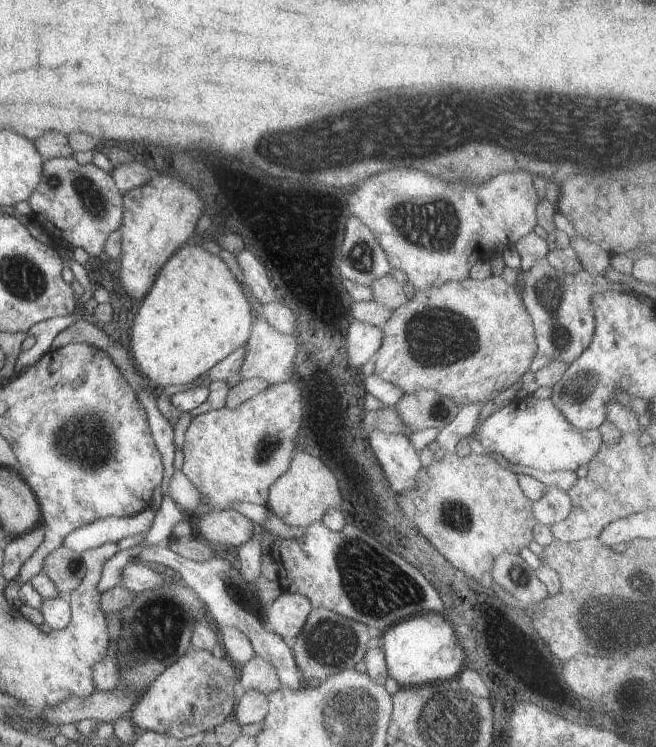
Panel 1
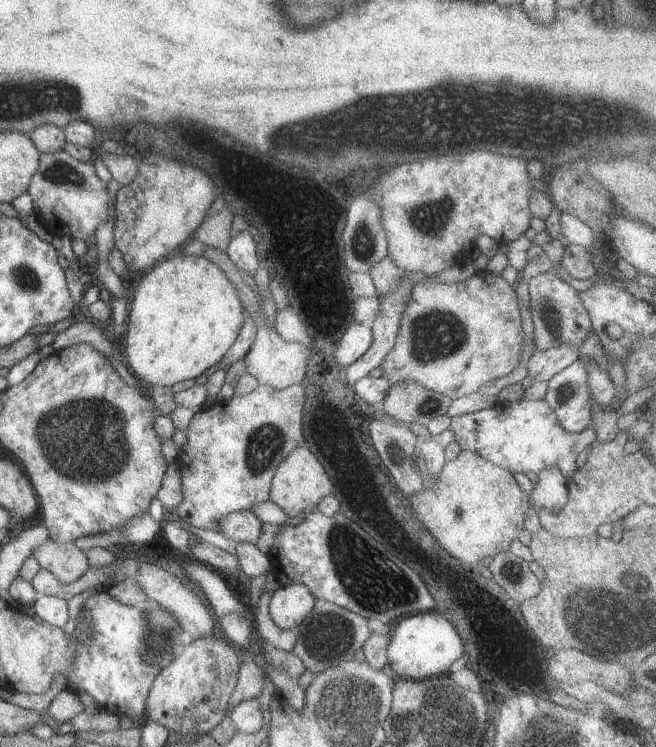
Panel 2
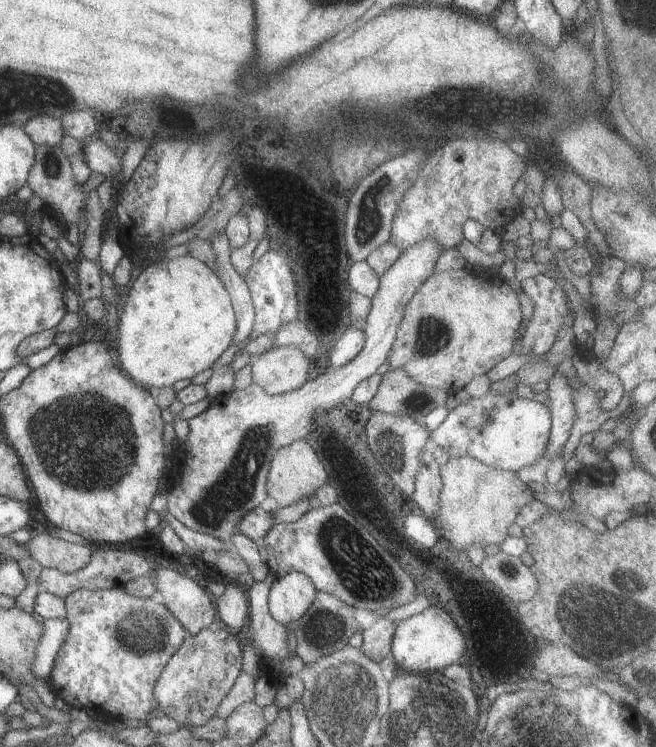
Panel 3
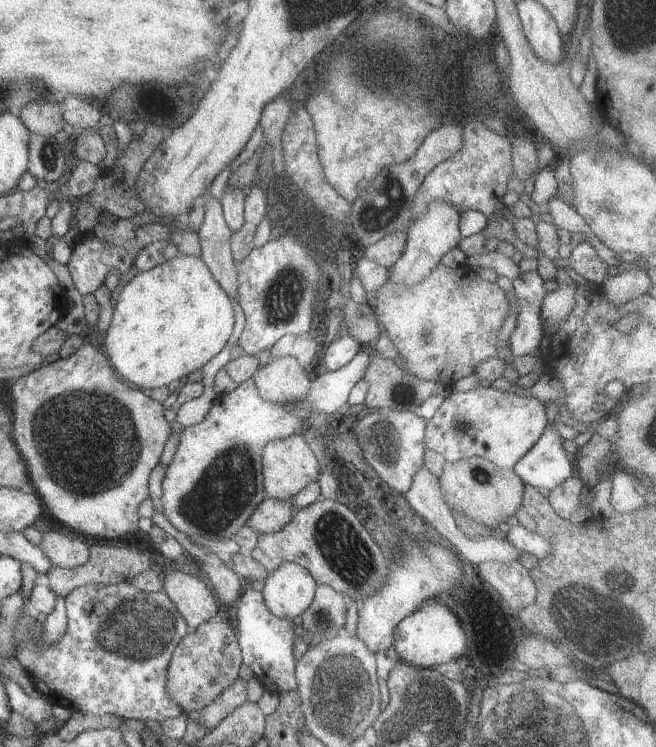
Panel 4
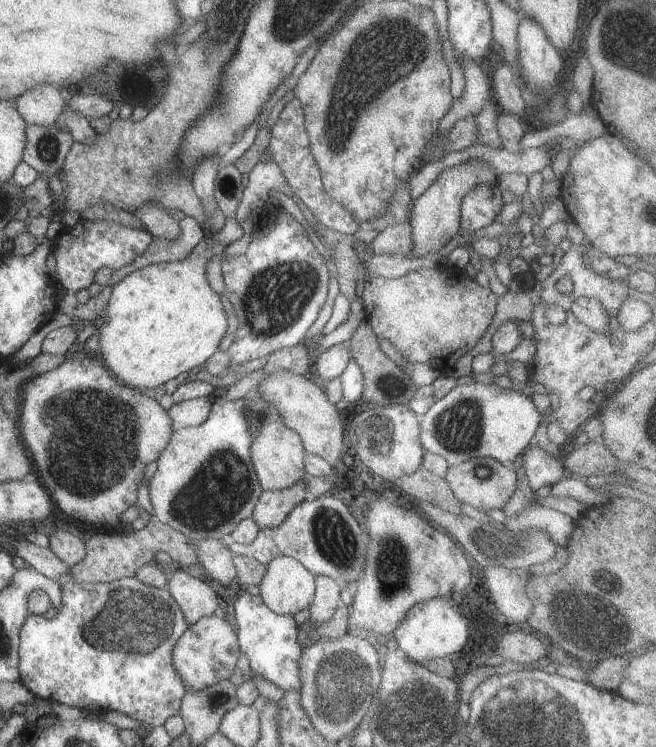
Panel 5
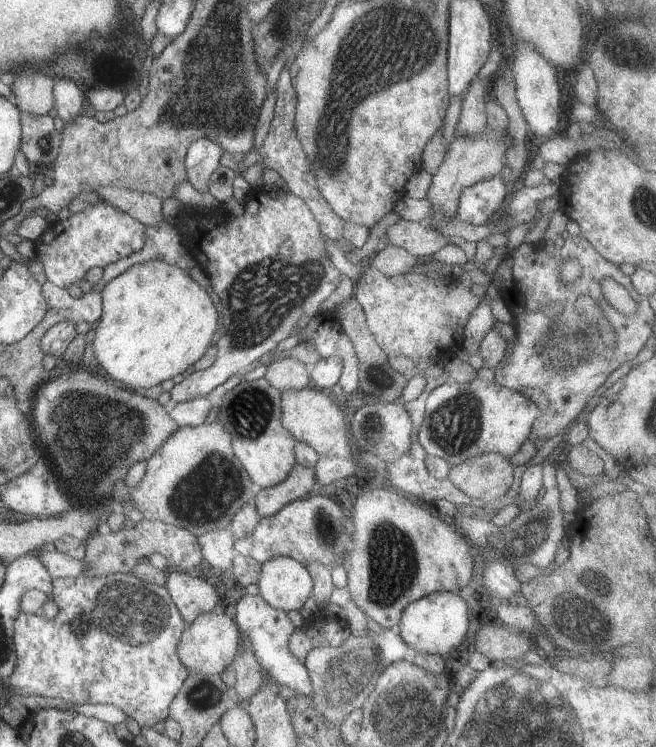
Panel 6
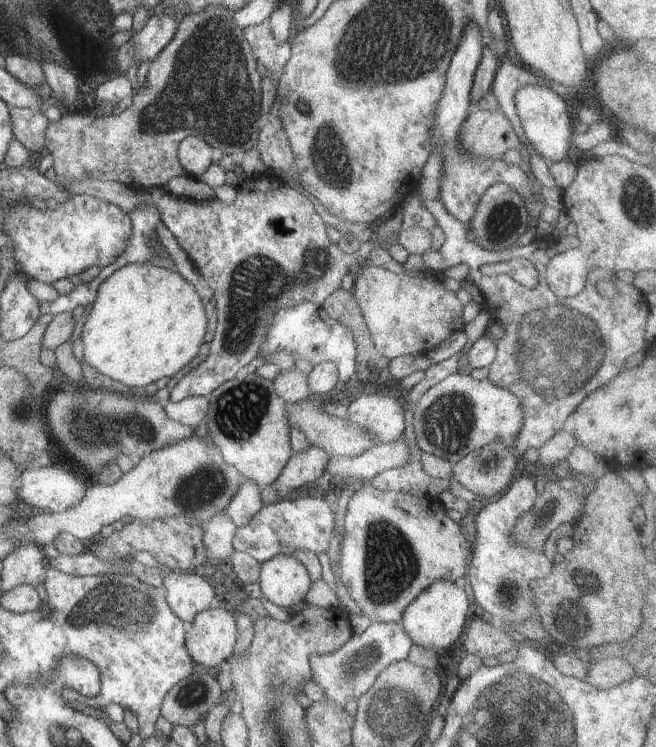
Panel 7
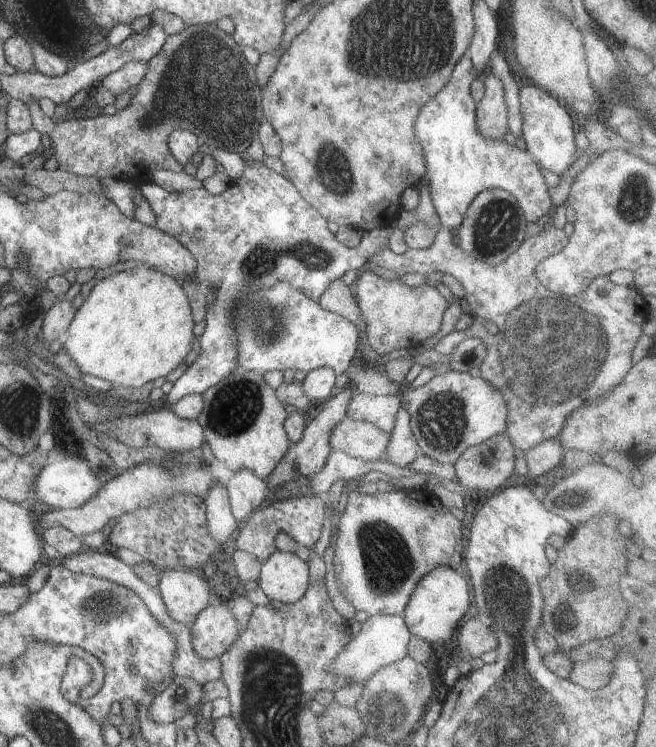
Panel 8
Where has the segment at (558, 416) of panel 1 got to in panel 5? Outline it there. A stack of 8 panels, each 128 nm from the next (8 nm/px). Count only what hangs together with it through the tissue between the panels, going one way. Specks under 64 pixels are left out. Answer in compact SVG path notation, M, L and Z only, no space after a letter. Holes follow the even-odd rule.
M476 381L474 384L470 385L456 385L450 392L446 393L446 396L439 395L434 405L426 412L425 415L420 417L419 427L421 431L419 441L421 442L424 450L426 450L426 454L440 455L442 458L446 459L446 462L449 465L459 465L470 459L490 457L491 459L497 460L498 462L505 464L507 467L512 468L514 460L516 460L520 454L523 454L529 446L533 445L532 438L536 436L537 430L541 426L540 420L542 420L542 416L538 413L531 397L524 395L520 391L515 391L513 388L505 389L496 383L484 384Z

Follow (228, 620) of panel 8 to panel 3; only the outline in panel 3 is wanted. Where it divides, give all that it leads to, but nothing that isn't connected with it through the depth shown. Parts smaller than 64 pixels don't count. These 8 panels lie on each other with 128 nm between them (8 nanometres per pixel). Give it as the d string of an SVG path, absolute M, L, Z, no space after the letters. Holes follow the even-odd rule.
M228 628L220 630L202 629L198 634L188 635L178 652L167 662L162 674L154 685L154 698L158 703L156 712L177 720L184 727L201 727L217 714L219 704L234 686L237 676L242 672L242 651L237 635Z

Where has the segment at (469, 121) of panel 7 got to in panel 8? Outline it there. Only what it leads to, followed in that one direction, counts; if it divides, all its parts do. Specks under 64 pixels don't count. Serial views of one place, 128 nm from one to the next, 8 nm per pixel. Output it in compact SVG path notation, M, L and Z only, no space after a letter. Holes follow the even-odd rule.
M491 69L482 78L485 93L484 98L477 102L477 128L486 138L501 140L509 129L504 86Z

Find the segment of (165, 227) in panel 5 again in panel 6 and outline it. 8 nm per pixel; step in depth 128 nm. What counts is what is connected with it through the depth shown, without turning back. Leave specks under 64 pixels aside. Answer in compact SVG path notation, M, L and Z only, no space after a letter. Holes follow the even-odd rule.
M108 185L99 186L95 191L108 205L130 215L145 227L157 227L164 220L161 206L163 200L148 193L129 191Z

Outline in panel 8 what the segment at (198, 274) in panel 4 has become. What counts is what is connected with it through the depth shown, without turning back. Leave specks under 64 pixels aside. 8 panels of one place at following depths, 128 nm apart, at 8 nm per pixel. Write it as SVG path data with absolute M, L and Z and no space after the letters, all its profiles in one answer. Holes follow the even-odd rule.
M137 266L96 280L91 294L80 306L62 338L67 354L81 372L109 380L116 387L140 388L159 376L168 376L192 350L195 322L183 283L156 269Z

